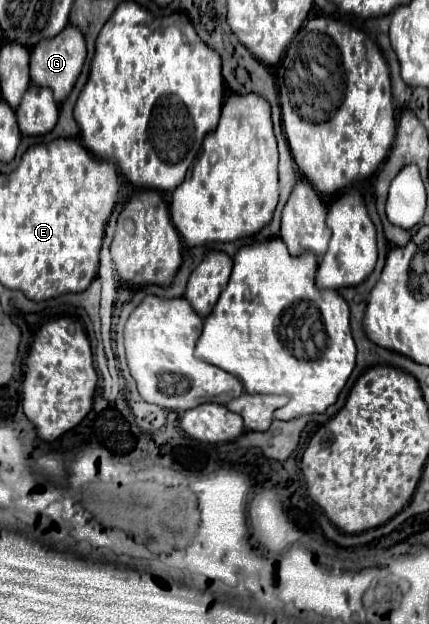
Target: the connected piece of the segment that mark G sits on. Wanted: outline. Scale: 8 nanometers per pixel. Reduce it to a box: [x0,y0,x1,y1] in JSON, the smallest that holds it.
[30,27,86,103]

